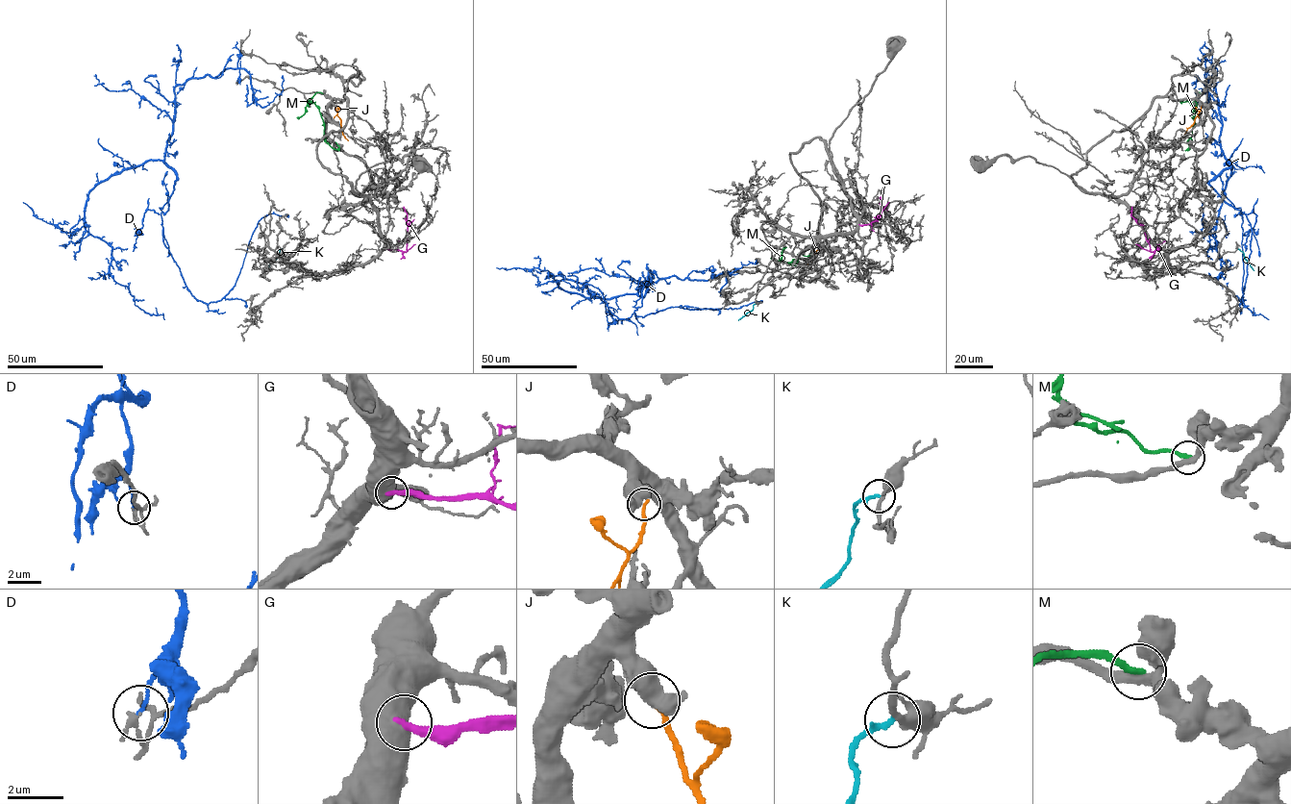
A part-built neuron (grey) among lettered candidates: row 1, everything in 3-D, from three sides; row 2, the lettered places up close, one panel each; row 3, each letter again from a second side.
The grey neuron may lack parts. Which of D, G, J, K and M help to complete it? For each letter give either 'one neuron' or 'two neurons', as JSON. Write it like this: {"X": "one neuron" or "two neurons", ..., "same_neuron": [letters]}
{"D": "two neurons", "G": "two neurons", "J": "two neurons", "K": "two neurons", "M": "two neurons", "same_neuron": []}

